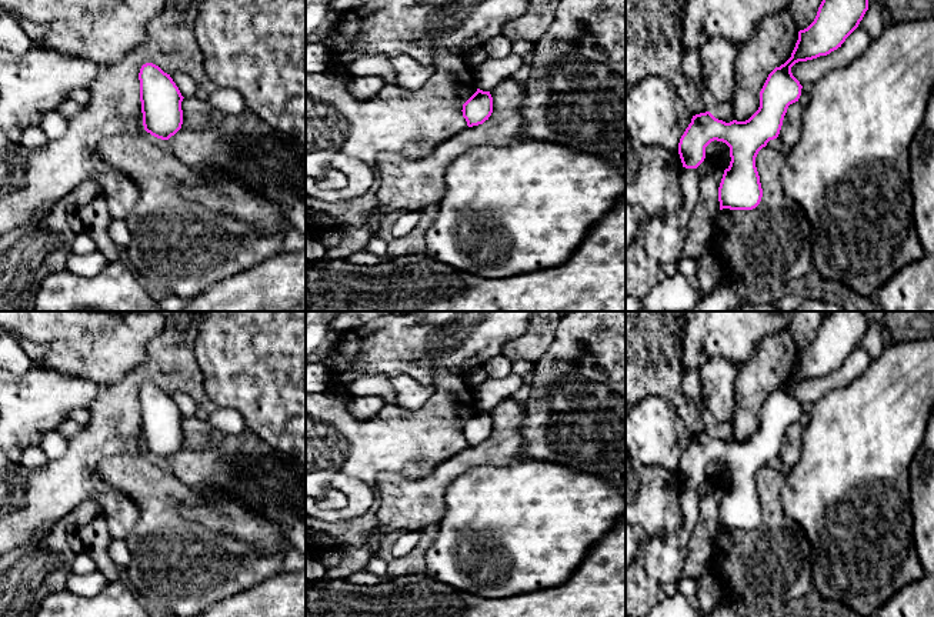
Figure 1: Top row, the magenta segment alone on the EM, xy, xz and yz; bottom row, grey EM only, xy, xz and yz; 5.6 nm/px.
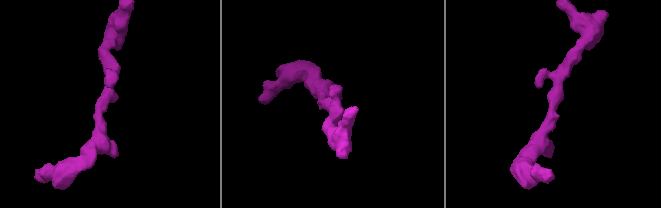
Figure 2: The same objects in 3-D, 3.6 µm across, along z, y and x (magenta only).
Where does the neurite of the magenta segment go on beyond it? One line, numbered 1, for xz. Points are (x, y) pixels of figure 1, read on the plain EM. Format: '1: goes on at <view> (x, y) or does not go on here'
1: does not go on here

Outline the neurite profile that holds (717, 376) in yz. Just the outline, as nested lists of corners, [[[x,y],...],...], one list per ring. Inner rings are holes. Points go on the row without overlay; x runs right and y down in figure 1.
[[[714,357],[705,361],[698,373],[703,407],[707,407],[717,421],[733,423],[738,367],[728,360]]]

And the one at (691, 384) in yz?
[[[686,368],[683,376],[683,390],[687,400],[700,410],[703,407],[701,388],[698,370]]]

